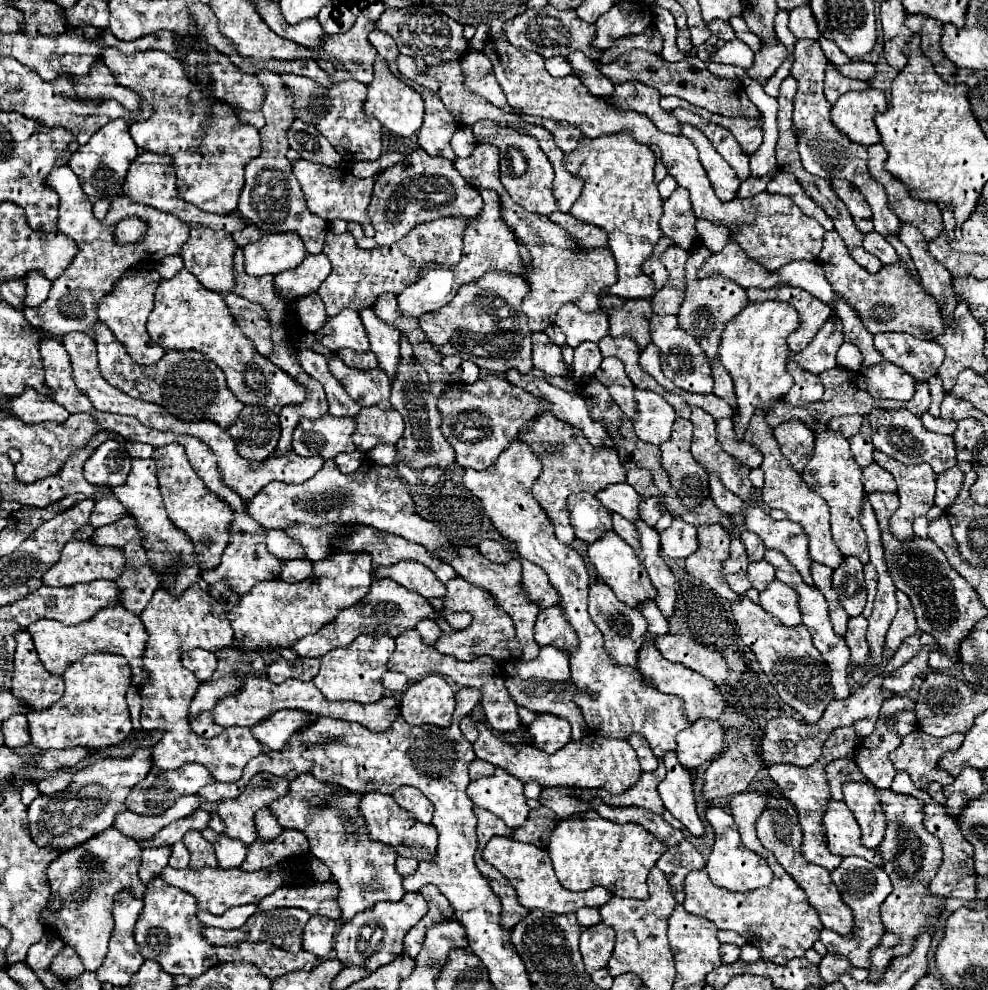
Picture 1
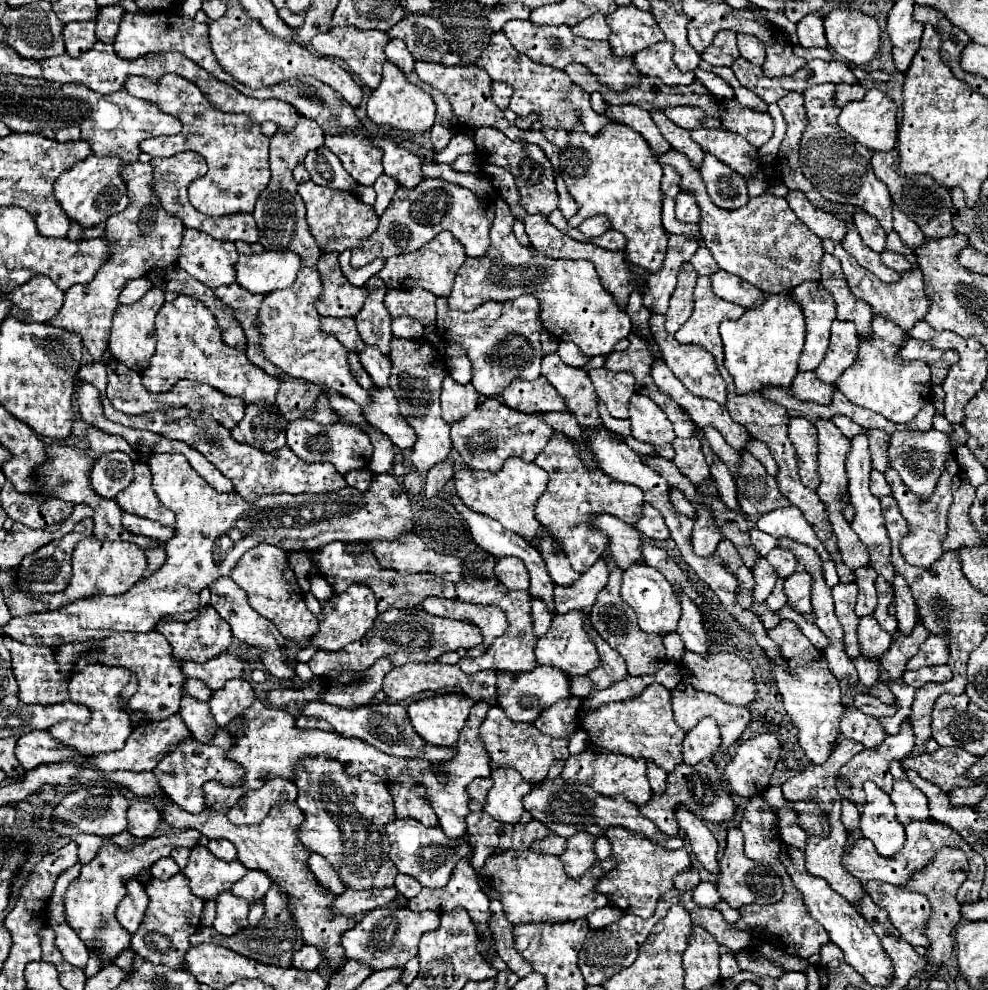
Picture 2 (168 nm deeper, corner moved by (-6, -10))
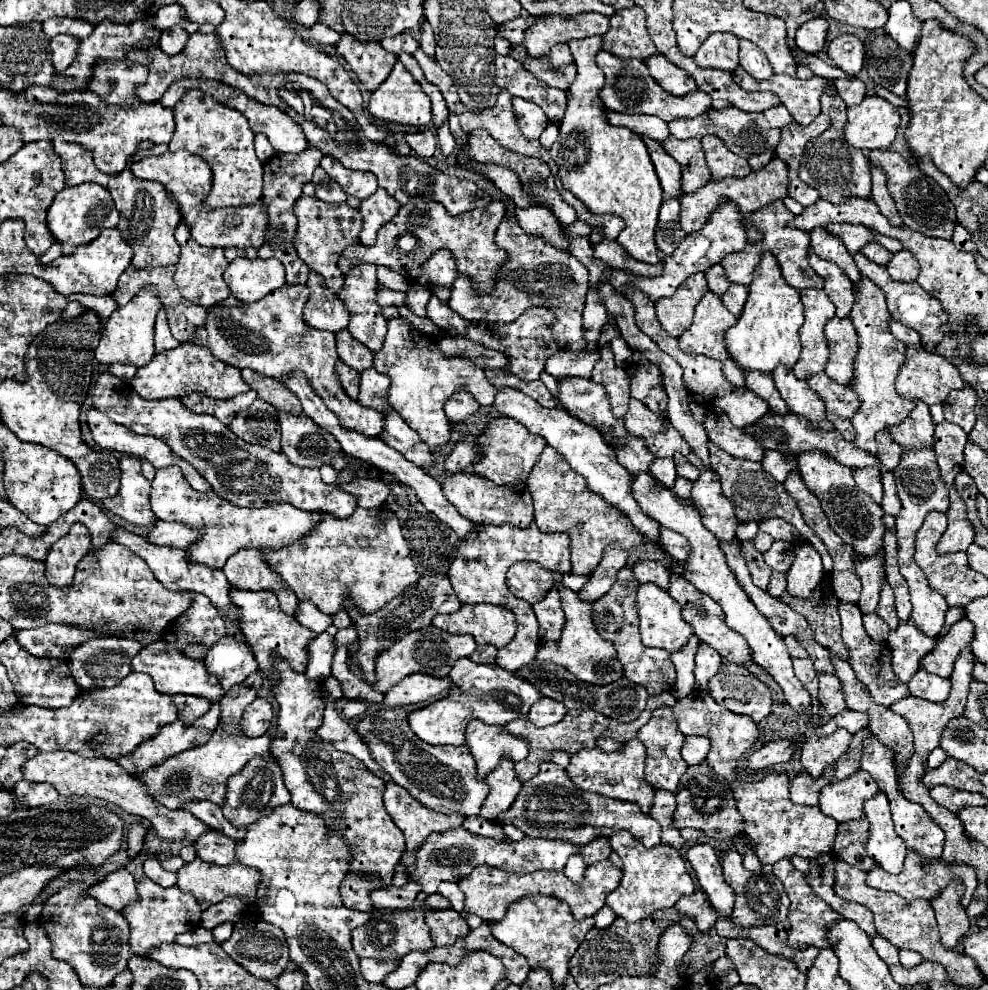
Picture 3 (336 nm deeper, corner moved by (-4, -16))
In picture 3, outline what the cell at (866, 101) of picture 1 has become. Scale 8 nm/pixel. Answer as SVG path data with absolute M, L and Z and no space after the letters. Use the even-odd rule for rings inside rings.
M867 96L861 104L847 108L845 138L861 150L885 150L895 140L899 112L879 96Z

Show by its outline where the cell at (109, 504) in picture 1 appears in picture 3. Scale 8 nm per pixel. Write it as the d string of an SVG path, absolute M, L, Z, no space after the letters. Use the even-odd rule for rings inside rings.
M157 522L147 540L151 544L159 544L159 546L171 546L171 548L187 548L189 544L193 544L193 540L197 540L197 532L189 532L189 528L181 526L181 524L169 524L169 522Z

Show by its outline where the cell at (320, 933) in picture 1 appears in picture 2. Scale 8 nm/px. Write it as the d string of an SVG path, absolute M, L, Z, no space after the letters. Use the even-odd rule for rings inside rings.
M303 946L299 952L293 954L291 966L297 970L317 970L317 966L323 962L323 956L315 946Z

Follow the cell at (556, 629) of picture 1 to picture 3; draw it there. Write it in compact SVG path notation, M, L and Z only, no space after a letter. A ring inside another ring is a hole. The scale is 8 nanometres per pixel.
M565 586L559 588L559 596L561 596L563 612L565 612L565 624L563 624L561 638L541 644L539 652L537 652L537 660L563 666L565 670L575 674L579 680L599 684L599 686L619 680L623 676L623 668L617 660L613 644L609 644L607 640L603 640L597 634L595 624L591 620L591 604L585 604L585 602L577 600L577 594L569 588L565 588Z

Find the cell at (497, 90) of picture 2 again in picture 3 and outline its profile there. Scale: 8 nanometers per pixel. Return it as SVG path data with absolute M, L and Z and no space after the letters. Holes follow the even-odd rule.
M513 98L513 110L515 110L513 114L517 118L519 132L527 138L539 138L547 126L545 112L537 104L527 102L523 98Z

